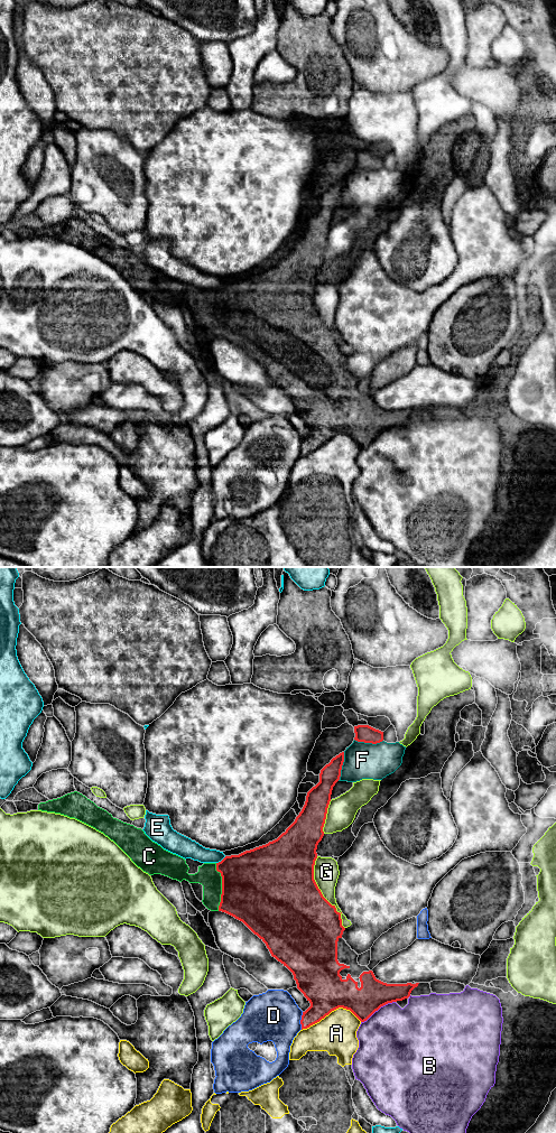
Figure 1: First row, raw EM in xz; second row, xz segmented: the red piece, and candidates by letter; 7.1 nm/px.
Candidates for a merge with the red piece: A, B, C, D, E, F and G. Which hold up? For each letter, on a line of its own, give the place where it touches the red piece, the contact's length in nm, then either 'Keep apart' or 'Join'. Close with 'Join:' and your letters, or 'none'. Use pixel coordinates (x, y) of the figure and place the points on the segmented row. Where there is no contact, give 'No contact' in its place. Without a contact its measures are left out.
A: Touches red at xz (331, 1011). Shared border 440 nm. Keep apart
B: Touches red at xz (378, 1009). Shared border 300 nm. Keep apart
C: Touches red at xz (222, 887). Shared border 340 nm. Join
D: Touches red at xz (300, 1021). Shared border 130 nm. Keep apart
E: Touches red at xz (222, 860). Shared border 90 nm. Keep apart
F: Touches red at xz (369, 742). Shared border 200 nm. Keep apart
G: Touches red at xz (321, 892). Shared border 550 nm. Keep apart
Join: C

